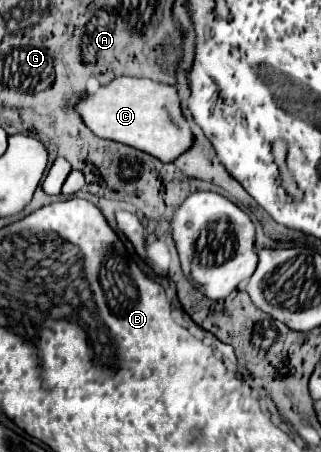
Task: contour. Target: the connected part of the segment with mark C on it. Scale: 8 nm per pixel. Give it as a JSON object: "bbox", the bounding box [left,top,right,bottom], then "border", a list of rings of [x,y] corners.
{"bbox":[74,77,192,163],"border":[[[118,77],[106,85],[100,85],[98,91],[78,93],[74,111],[96,137],[142,149],[164,163],[174,161],[192,145],[192,133],[180,111],[180,101],[172,85],[138,77]]]}

